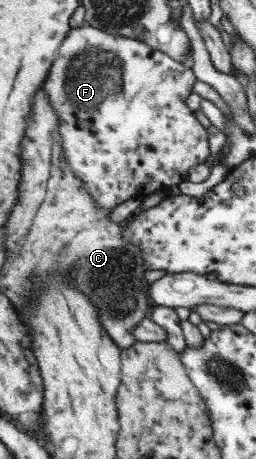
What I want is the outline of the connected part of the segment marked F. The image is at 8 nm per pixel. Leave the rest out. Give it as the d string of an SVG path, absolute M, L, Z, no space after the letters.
M88 23L78 28L71 27L60 44L57 51L57 59L49 69L47 77L48 79L44 83L44 91L48 93L48 101L50 101L52 109L58 115L58 133L60 133L60 139L62 139L61 145L62 149L64 149L66 163L72 169L72 173L86 185L88 193L94 197L94 203L100 209L113 211L115 207L118 207L120 203L124 203L127 199L139 199L143 201L145 196L152 195L152 193L156 193L156 191L160 191L165 187L178 186L182 181L187 181L188 171L192 167L205 163L207 157L210 155L207 129L198 121L194 112L186 104L186 98L192 93L192 87L194 87L194 83L197 80L194 72L192 72L192 68L176 62L165 53L153 50L142 41L104 32L90 26Z

